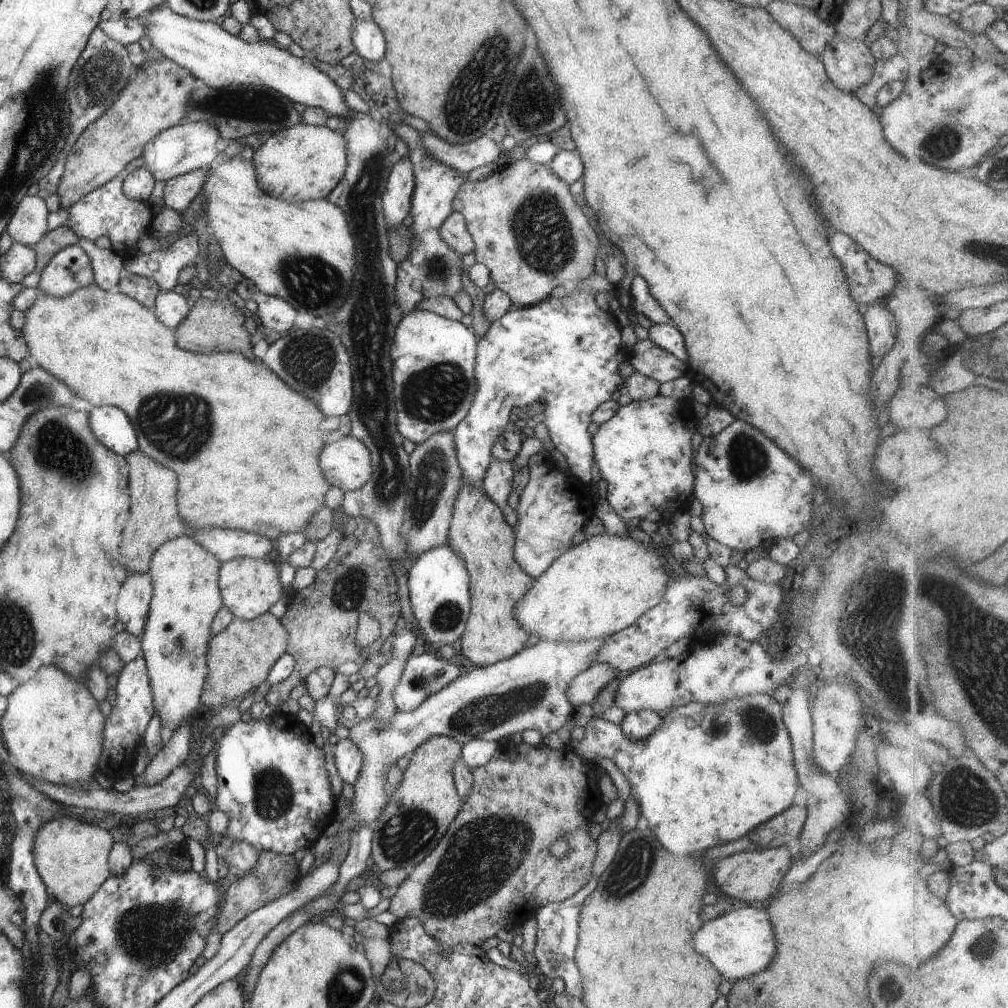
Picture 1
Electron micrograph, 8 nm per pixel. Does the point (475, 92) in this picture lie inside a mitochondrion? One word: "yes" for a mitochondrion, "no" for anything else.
yes

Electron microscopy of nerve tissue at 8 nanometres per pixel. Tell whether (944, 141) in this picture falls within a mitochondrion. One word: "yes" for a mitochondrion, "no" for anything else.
yes

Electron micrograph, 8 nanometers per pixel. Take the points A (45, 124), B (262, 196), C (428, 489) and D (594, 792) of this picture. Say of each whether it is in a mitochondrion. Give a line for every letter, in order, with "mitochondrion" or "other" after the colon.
A: mitochondrion
B: other
C: mitochondrion
D: other

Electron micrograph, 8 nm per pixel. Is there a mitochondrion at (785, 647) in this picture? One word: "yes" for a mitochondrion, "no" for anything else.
no

